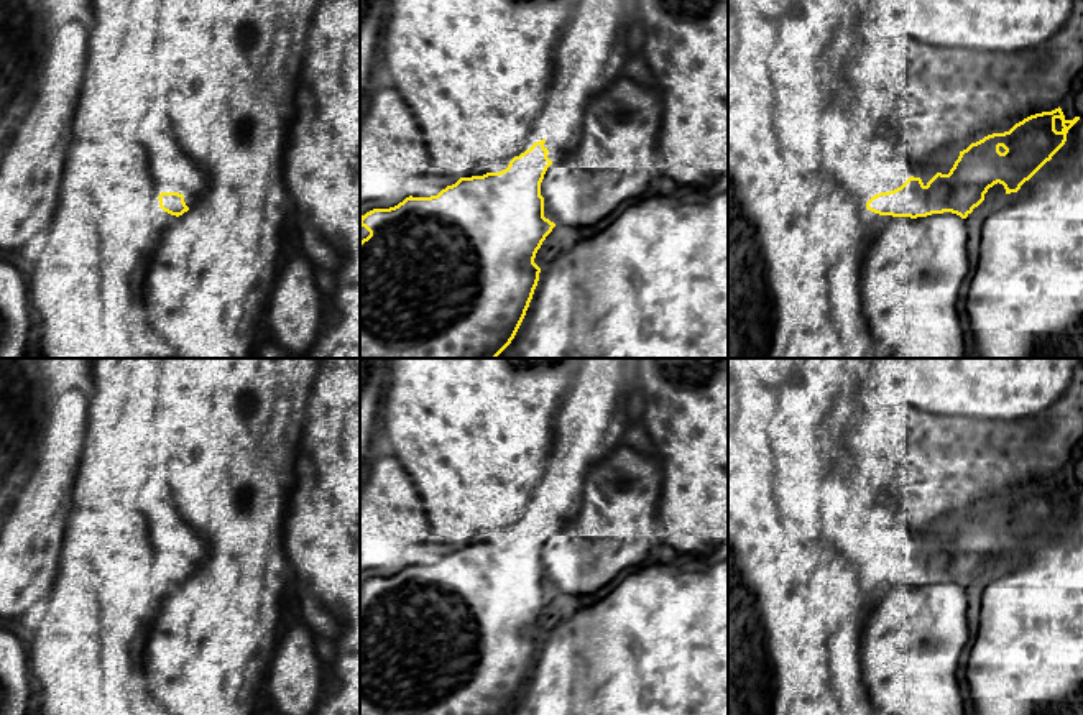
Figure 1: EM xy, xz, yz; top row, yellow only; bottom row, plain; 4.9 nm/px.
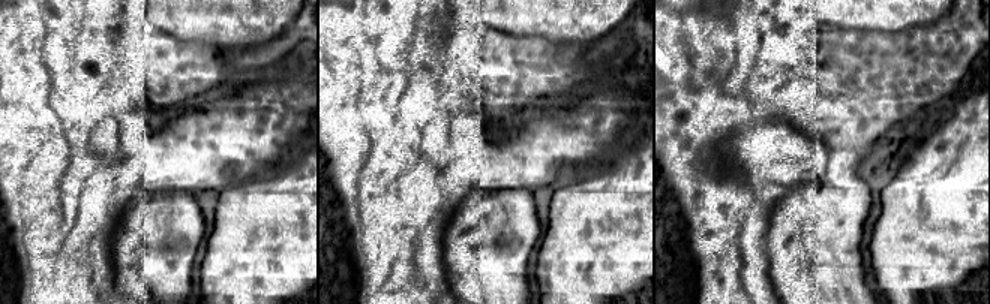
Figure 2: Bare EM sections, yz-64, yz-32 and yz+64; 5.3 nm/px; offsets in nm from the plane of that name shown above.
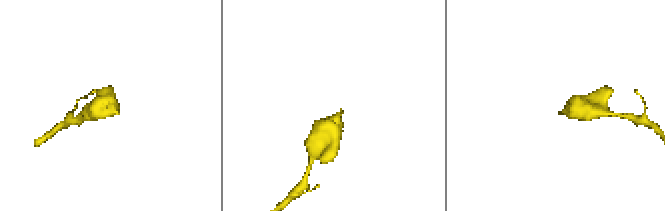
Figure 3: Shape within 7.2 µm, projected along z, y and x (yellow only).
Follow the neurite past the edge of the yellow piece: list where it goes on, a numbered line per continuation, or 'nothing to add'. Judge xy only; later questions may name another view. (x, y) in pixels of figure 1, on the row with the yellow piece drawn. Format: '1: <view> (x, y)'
1: xy (193, 196)

